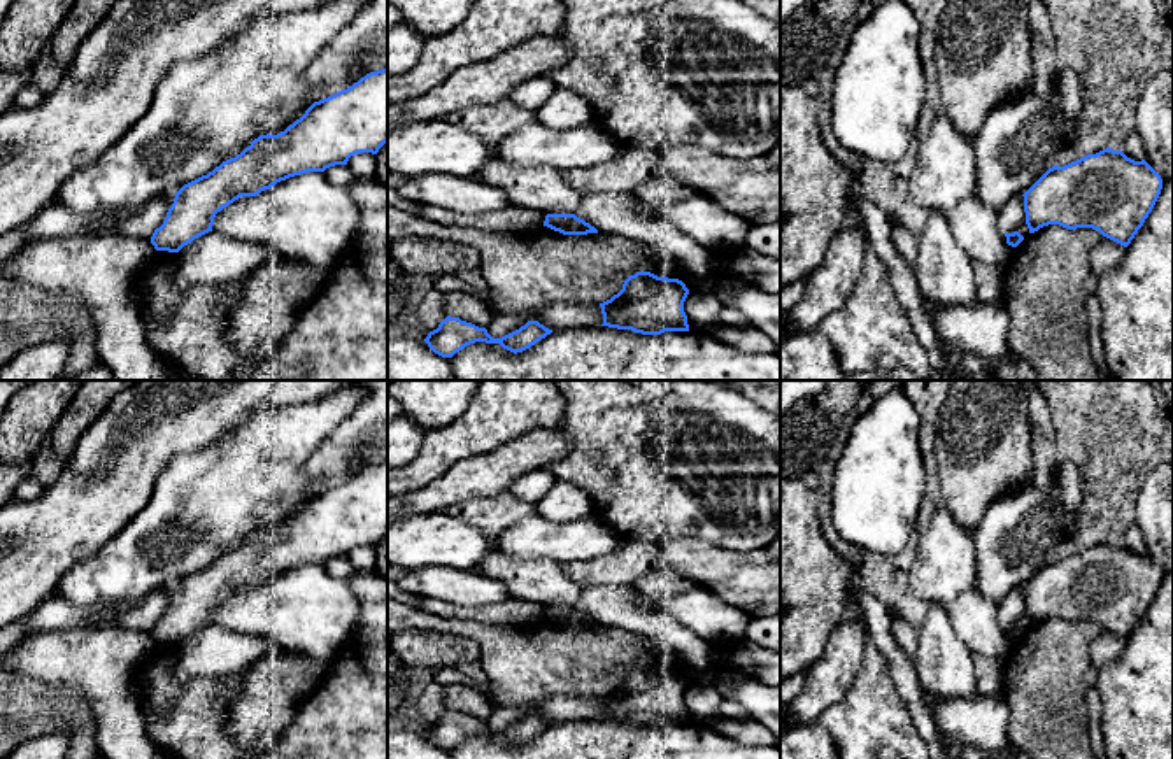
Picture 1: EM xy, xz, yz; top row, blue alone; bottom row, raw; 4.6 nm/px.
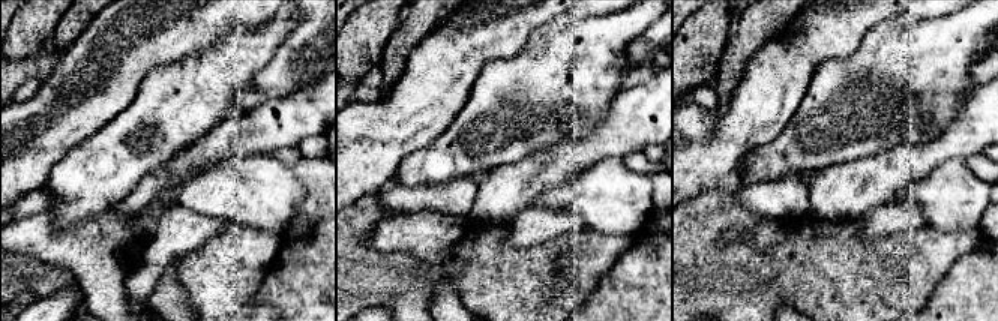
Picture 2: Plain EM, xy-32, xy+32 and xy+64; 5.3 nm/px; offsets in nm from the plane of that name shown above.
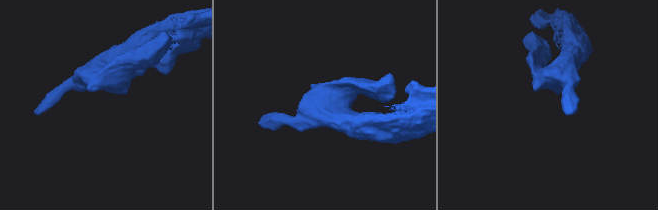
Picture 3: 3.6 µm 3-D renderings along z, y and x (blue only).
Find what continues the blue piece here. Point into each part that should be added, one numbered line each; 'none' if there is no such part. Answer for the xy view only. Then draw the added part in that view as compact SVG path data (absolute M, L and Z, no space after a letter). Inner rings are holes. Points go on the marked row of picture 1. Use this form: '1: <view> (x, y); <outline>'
none

